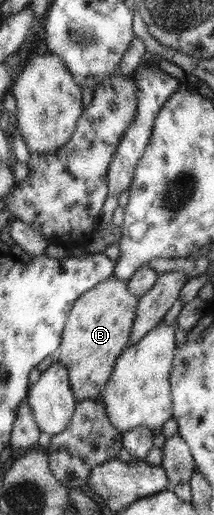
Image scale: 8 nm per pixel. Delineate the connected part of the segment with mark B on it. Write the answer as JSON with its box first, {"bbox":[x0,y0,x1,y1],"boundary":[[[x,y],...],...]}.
{"bbox":[56,275,139,401],"boundary":[[[113,275],[110,279],[98,283],[91,291],[85,292],[71,308],[63,330],[62,346],[56,353],[56,359],[67,366],[71,388],[78,401],[99,399],[103,388],[111,381],[111,375],[119,357],[130,344],[128,338],[131,338],[131,331],[134,330],[134,316],[137,315],[134,314],[134,310],[137,310],[138,304],[139,297],[130,291],[127,281],[118,280]]]}

